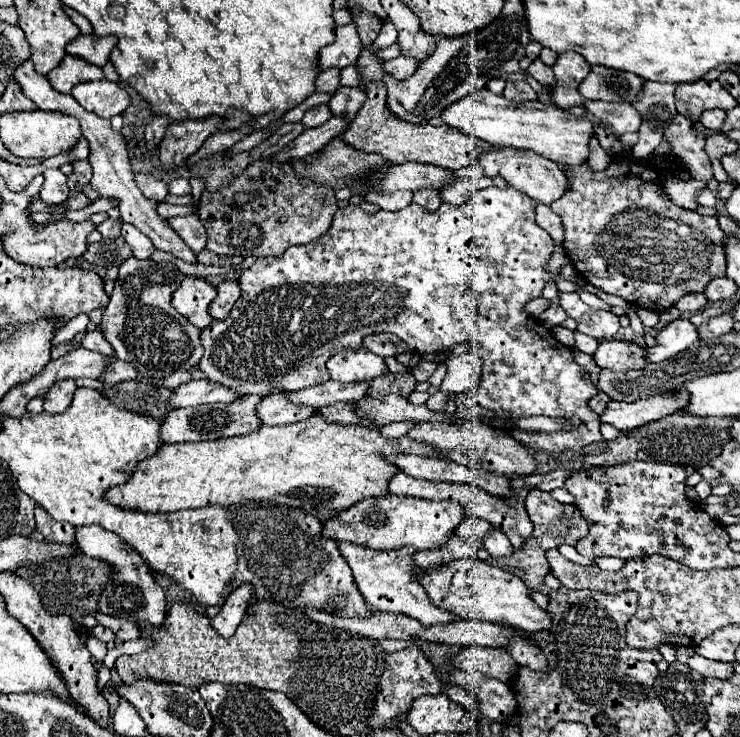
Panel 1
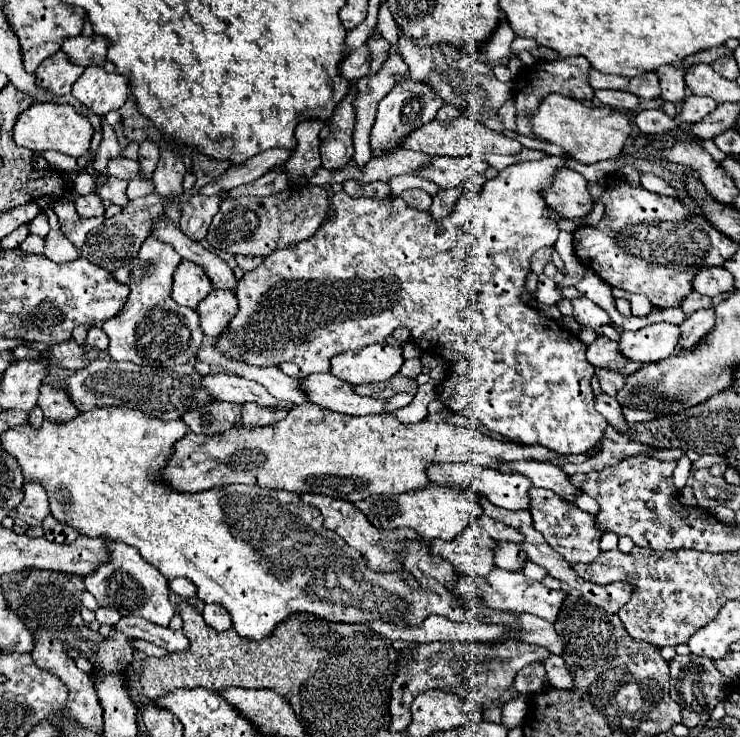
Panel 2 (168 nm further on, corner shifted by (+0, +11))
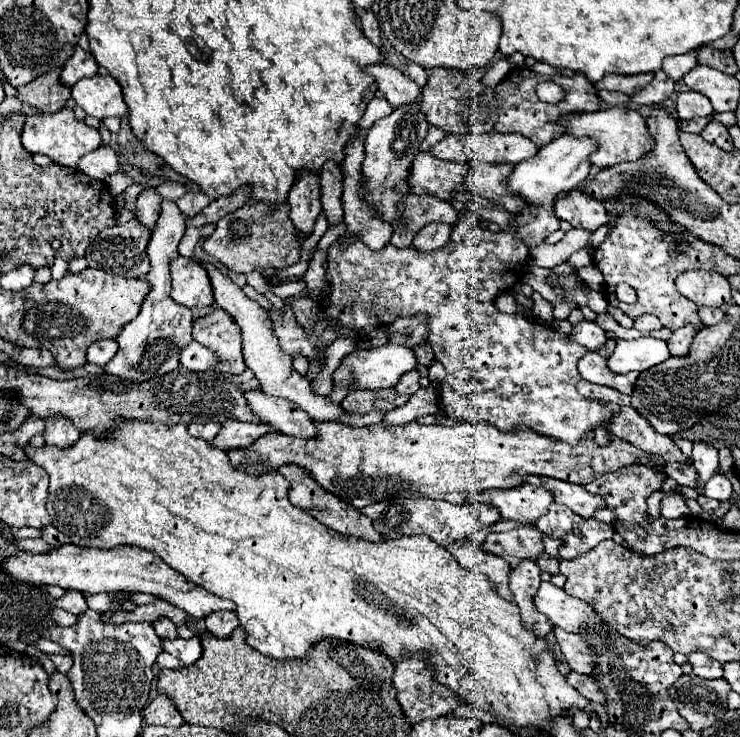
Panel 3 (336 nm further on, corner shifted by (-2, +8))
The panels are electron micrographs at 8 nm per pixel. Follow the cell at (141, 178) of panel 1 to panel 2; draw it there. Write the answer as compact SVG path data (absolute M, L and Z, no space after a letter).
M112 159L108 163L108 173L130 181L134 177L140 177L140 163L134 159Z

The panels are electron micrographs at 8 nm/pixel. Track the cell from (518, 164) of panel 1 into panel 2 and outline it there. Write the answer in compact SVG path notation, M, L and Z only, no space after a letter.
M558 167L554 173L554 181L548 189L542 193L544 201L556 209L562 217L584 217L592 211L592 199L588 193L588 181L568 169Z

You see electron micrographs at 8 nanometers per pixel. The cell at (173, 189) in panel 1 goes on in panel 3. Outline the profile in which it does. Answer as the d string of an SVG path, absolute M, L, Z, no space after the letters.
M164 182L158 186L158 194L164 198L164 200L176 200L178 196L184 196L188 188L182 186L182 184L174 184L174 182Z

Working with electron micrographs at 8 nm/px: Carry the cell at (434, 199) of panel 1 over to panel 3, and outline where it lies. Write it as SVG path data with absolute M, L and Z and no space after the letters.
M410 194L404 198L406 208L404 208L404 226L400 226L392 234L392 244L398 248L410 246L414 234L424 228L430 222L450 222L458 224L458 210L442 200L434 200L432 196L416 196Z

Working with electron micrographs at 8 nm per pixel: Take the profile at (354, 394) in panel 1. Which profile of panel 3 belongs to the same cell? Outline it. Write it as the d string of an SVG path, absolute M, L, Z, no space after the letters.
M192 340L180 352L180 366L186 370L194 370L194 372L210 370L210 364L214 364L214 360L218 360L214 352L210 352L208 348L202 348L202 344L198 344L196 340Z

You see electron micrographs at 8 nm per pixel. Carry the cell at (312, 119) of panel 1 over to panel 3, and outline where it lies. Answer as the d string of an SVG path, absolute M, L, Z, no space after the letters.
M300 172L296 184L290 190L288 204L290 204L290 220L294 222L294 228L298 228L300 240L308 238L314 230L318 214L322 212L318 176L310 172Z

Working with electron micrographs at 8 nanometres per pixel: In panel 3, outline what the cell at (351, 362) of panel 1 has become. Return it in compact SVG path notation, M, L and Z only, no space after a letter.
M386 344L382 348L368 348L368 350L354 350L352 354L348 354L342 364L338 366L338 370L333 373L333 382L343 382L343 386L337 383L333 386L332 393L328 399L334 403L341 403L344 396L347 396L349 391L354 390L376 390L376 388L394 388L398 384L398 380L414 370L418 366L416 356L410 348L406 346L398 346L398 344Z

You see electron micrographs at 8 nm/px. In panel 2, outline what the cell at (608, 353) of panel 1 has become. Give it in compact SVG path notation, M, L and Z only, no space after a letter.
M598 335L598 339L592 345L588 345L586 357L594 367L610 367L618 373L634 373L642 367L642 363L622 357L618 341L608 339L606 335Z

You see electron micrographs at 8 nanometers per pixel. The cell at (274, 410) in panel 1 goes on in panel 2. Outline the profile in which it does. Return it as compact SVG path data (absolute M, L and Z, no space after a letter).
M246 403L244 405L244 419L240 421L246 427L258 427L258 425L272 425L282 421L288 415L288 409L270 409L262 407L258 403Z

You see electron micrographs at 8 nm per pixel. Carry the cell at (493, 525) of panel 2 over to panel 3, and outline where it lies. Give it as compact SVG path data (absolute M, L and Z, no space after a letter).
M520 526L508 532L492 532L486 536L482 550L488 554L502 556L510 566L520 564L522 560L536 562L544 552L542 534L536 526Z

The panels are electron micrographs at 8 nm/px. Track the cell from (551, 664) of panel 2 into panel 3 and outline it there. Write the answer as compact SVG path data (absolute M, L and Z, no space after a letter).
M570 672L570 676L566 678L570 686L574 686L584 698L598 702L598 704L606 704L606 696L602 694L602 690L598 688L598 684L590 678L590 676L578 676L578 672Z

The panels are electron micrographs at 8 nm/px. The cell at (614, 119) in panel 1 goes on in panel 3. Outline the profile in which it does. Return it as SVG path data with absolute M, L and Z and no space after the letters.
M600 90L598 96L608 102L610 106L626 106L630 102L630 96L626 94L620 94L620 92L608 92L608 90Z

